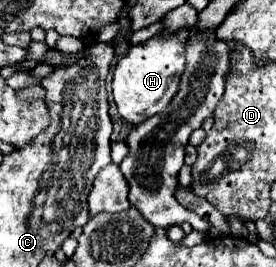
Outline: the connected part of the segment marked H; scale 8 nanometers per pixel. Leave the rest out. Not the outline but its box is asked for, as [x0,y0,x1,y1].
[112,32,184,124]

